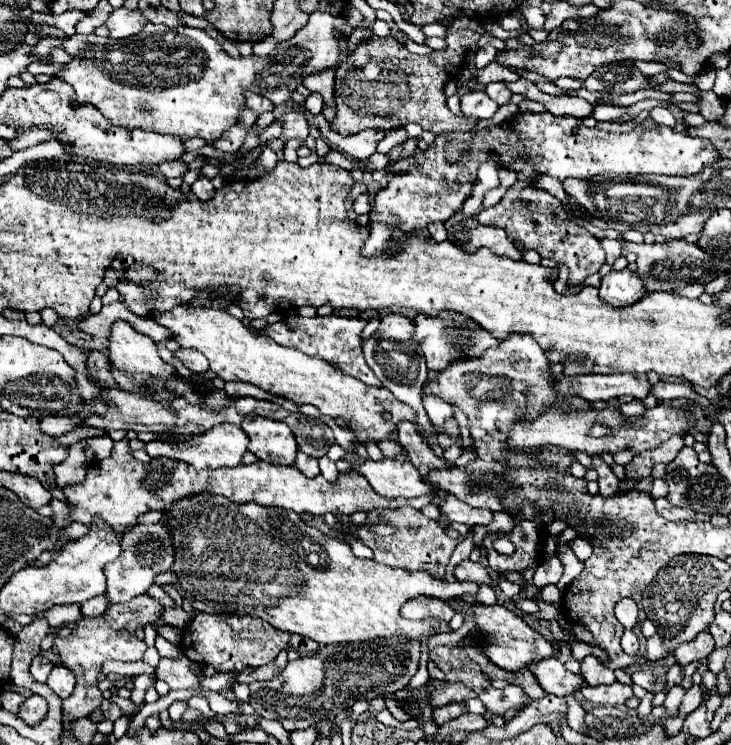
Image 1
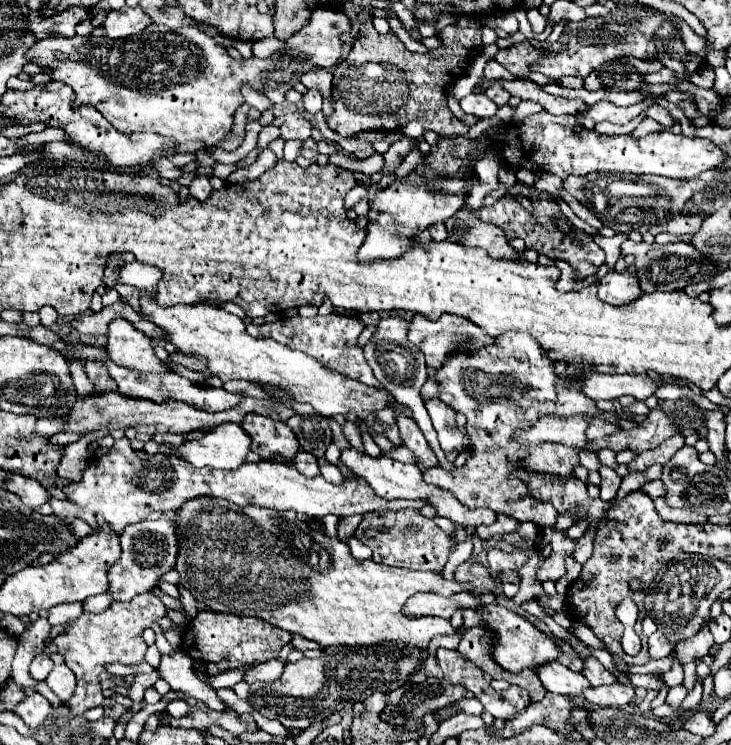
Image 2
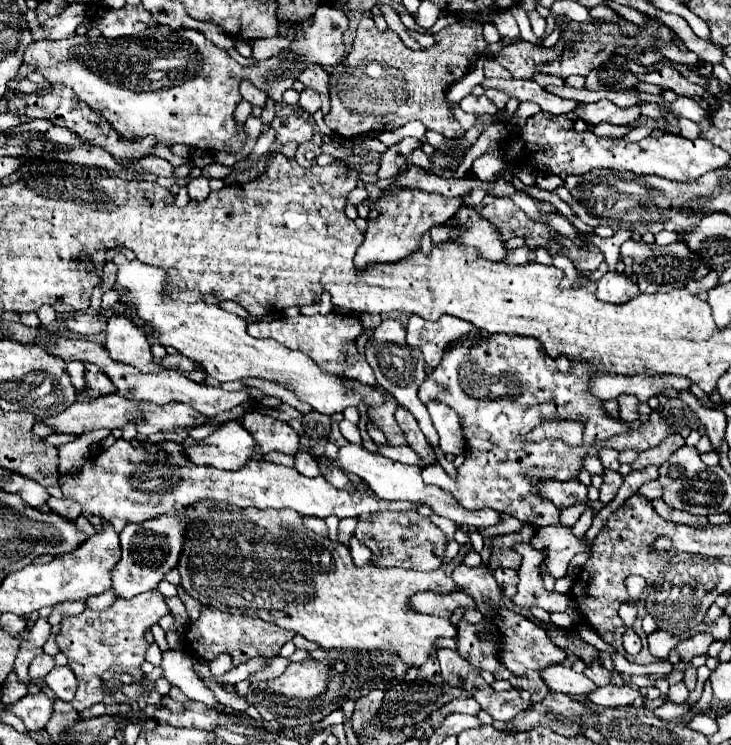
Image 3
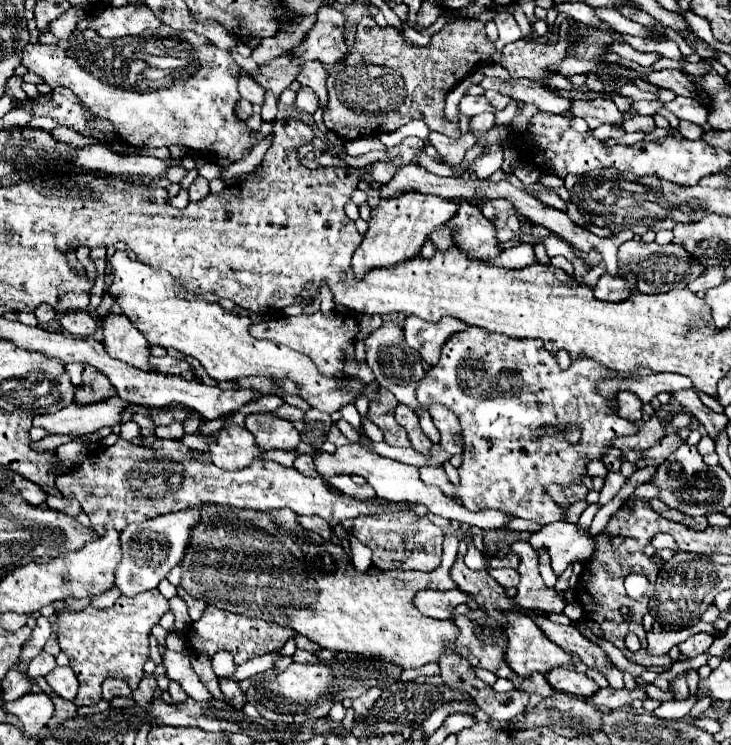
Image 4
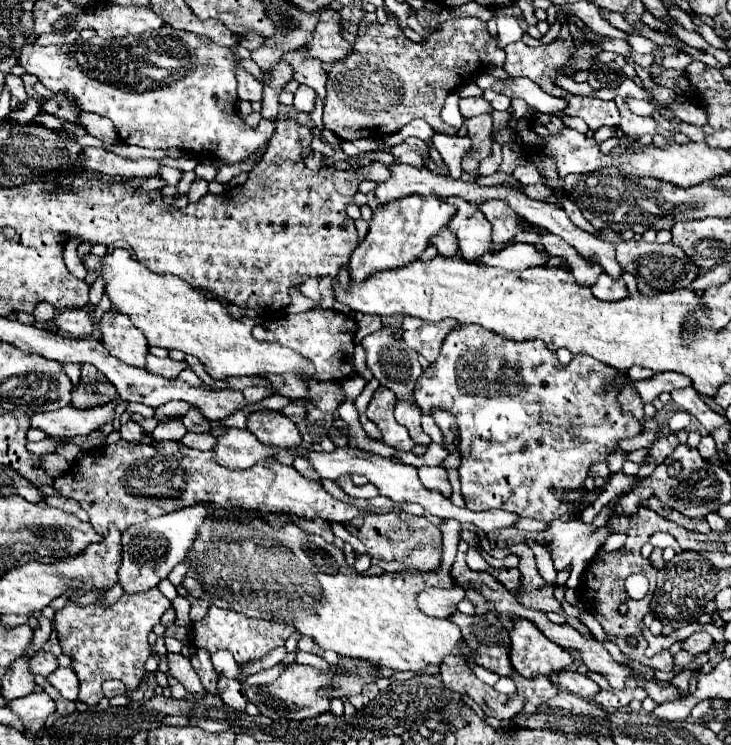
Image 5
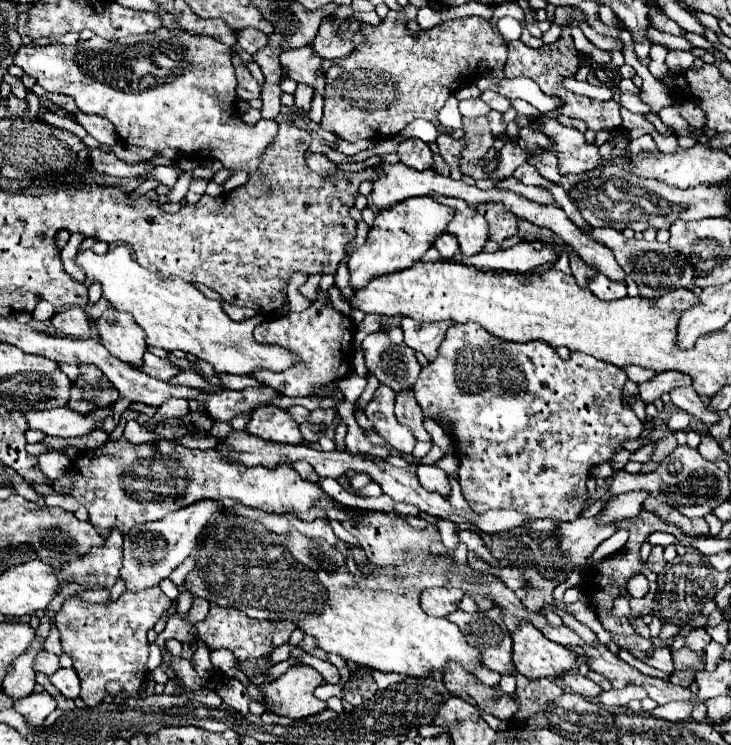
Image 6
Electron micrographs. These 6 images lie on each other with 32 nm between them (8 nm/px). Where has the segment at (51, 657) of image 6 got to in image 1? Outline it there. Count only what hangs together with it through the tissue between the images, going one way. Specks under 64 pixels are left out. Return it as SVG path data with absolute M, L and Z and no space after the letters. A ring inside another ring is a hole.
M36 656L34 660L32 660L32 666L30 666L30 674L34 676L34 680L38 680L38 682L46 682L46 678L48 678L48 674L50 674L50 670L54 668L54 664L46 658L46 656Z

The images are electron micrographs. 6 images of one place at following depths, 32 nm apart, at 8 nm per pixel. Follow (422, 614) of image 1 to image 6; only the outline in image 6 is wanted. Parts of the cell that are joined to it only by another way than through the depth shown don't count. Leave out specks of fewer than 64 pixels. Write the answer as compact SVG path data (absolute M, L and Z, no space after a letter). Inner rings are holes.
M428 588L422 592L422 610L430 616L448 616L458 610L464 592L460 588Z

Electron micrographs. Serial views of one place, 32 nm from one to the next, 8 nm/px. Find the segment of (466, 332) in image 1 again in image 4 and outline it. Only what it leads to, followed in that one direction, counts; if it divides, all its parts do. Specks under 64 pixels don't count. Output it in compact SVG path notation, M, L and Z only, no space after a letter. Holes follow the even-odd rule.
M408 316L404 322L404 340L410 348L418 350L428 364L436 364L444 340L448 340L450 334L464 328L468 326L464 326L456 318L444 318L440 322L424 322L416 316Z

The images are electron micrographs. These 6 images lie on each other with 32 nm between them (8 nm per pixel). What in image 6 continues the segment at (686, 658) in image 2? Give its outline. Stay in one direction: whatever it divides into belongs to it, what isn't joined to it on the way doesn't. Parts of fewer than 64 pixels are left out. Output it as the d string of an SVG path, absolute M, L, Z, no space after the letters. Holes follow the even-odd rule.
M694 628L694 630L690 630L690 634L686 638L686 646L690 646L692 650L704 650L710 640L712 638L708 636L708 632L704 628Z

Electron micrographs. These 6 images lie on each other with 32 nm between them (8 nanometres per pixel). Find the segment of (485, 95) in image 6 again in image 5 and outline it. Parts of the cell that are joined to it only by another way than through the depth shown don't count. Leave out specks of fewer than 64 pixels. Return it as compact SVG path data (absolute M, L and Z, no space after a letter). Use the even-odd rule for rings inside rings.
M486 90L484 92L484 100L488 100L490 106L494 110L500 110L500 112L506 112L510 108L510 98L508 96L502 96L498 92L492 92L492 90Z

